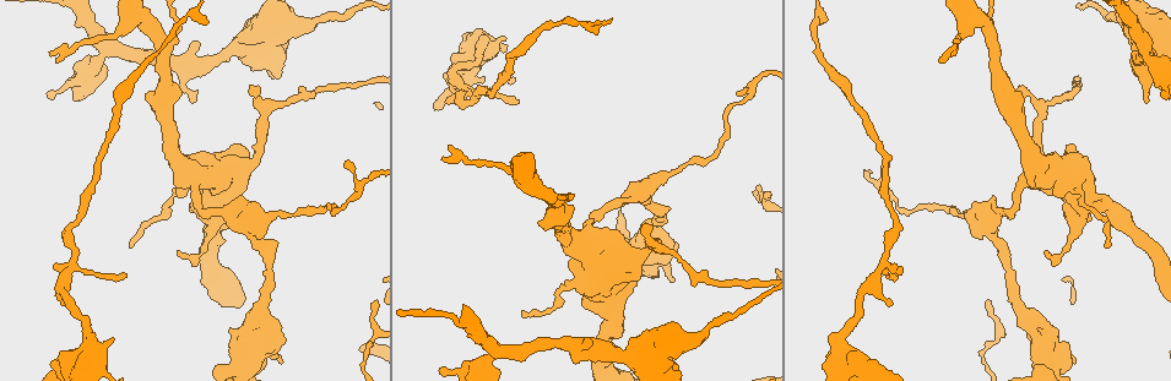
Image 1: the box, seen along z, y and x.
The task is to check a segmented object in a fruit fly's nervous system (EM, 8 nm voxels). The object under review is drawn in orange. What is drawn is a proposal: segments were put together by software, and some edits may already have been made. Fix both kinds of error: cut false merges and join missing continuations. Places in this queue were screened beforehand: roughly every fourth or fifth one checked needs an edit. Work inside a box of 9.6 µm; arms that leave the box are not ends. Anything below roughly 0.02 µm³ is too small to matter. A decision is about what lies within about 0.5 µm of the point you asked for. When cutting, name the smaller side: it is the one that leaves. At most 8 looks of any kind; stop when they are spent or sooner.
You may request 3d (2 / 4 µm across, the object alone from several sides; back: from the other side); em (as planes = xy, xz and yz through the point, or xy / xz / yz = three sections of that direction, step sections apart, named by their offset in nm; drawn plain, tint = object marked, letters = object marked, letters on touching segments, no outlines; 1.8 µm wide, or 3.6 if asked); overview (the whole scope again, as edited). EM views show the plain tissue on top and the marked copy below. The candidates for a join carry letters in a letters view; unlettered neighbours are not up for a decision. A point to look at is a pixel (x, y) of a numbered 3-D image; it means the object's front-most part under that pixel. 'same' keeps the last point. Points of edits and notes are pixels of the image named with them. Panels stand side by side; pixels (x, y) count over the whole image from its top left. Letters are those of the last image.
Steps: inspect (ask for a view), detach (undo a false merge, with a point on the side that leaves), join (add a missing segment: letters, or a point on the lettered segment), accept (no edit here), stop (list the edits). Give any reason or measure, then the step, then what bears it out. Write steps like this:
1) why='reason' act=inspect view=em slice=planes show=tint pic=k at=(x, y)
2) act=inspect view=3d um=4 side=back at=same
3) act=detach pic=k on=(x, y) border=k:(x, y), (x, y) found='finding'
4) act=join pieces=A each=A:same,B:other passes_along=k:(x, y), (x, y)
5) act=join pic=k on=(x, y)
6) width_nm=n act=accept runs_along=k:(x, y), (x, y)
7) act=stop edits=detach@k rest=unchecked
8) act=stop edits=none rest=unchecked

why='thick turns thin' act=inspect view=3d um=4 pic=1 at=(277, 27)

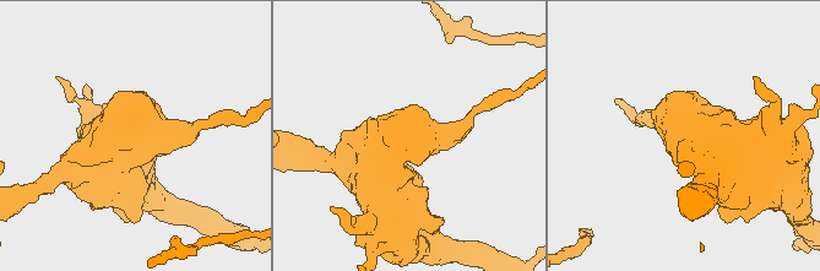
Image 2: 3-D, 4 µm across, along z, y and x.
why='need the tissue' act=inspect view=em um=3.6 slice=planes show=tint pic=2 at=(406, 139)

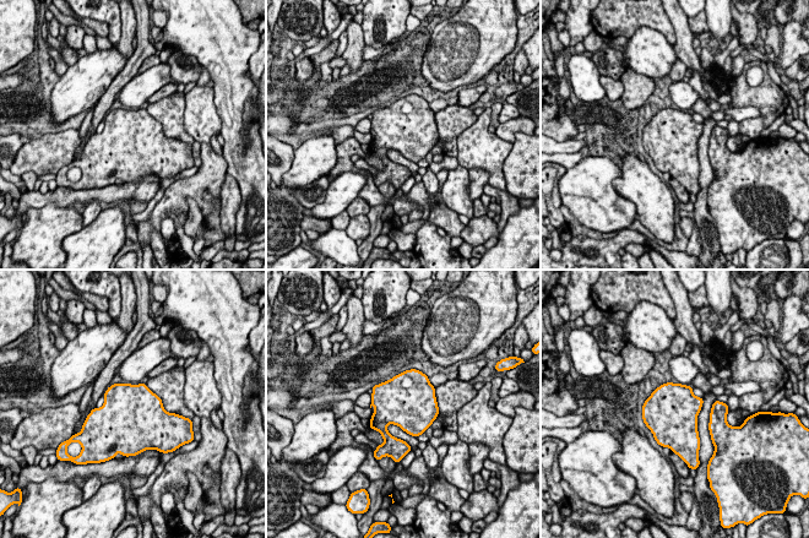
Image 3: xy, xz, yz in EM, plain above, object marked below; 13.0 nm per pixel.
why='see the neighbours' act=inspect view=em um=3.6 slice=planes show=letters at=same

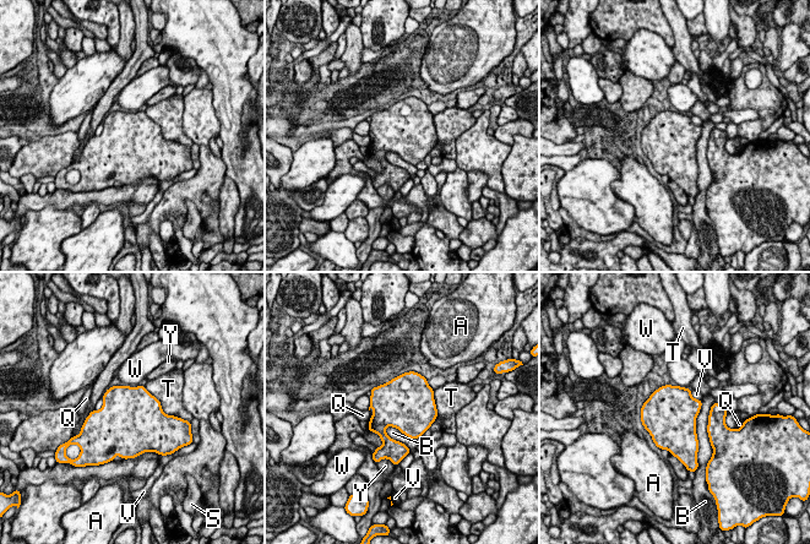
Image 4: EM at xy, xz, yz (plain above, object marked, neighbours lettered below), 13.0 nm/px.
longest_contact=T:550nm act=accept each=A:other,B:other,Q:other,S:other,T:other,V:other,W:other,Y:other border=4:(387, 425), (386, 433), (409, 450) found='one cell here'

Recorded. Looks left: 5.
why='branch stops here' act=inspect view=3d um=4 side=back pic=1 at=(193, 103)

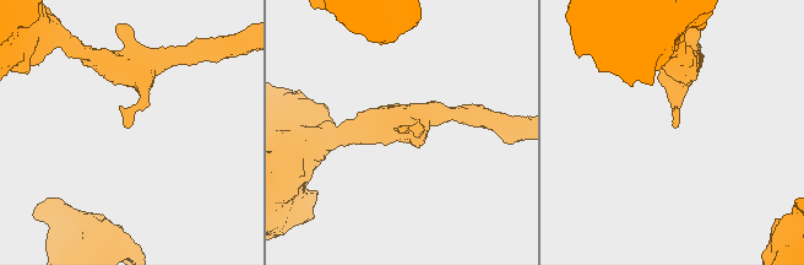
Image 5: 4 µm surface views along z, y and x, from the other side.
why='now the EM' act=inspect view=em um=3.6 slice=xz step=8 show=tint pic=5 at=(400, 129)

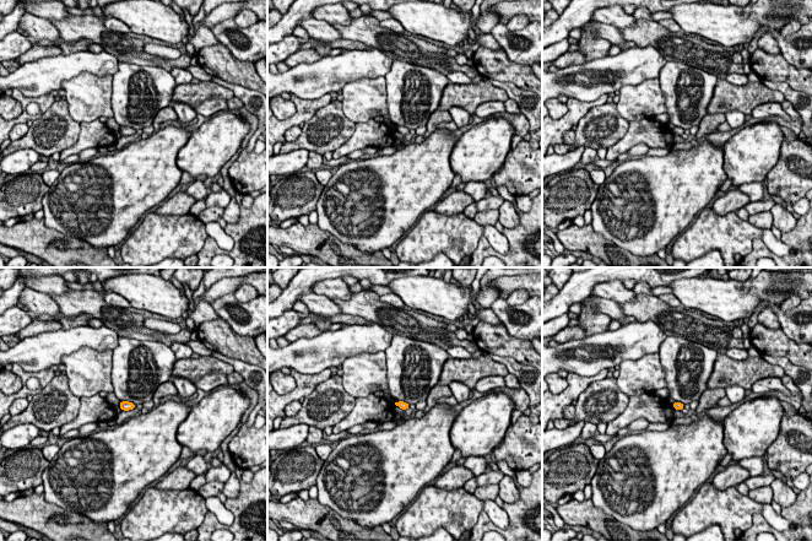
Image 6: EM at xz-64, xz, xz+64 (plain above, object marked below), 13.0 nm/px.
why='another direction' act=inspect view=em um=3.6 slice=planes show=letters at=same

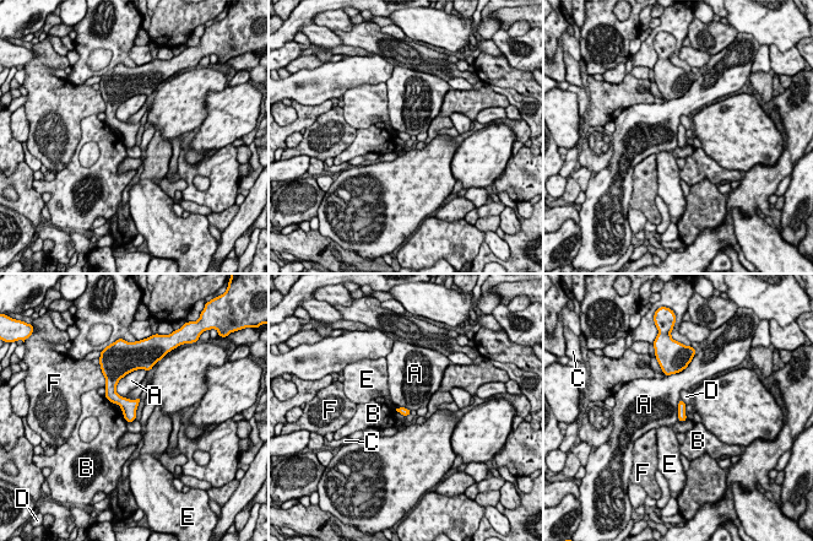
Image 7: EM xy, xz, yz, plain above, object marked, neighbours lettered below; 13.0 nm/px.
longest_contact=A:440nm act=accept each=A:other,B:other,C:other,D:other,E:other,F:other border=7:(137, 369), (119, 380), (118, 395) found='no lettered segment goes on from it'

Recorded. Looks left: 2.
why='an open end' act=inspect view=em um=3.6 slice=xy step=4 show=letters pic=1 at=(259, 88)

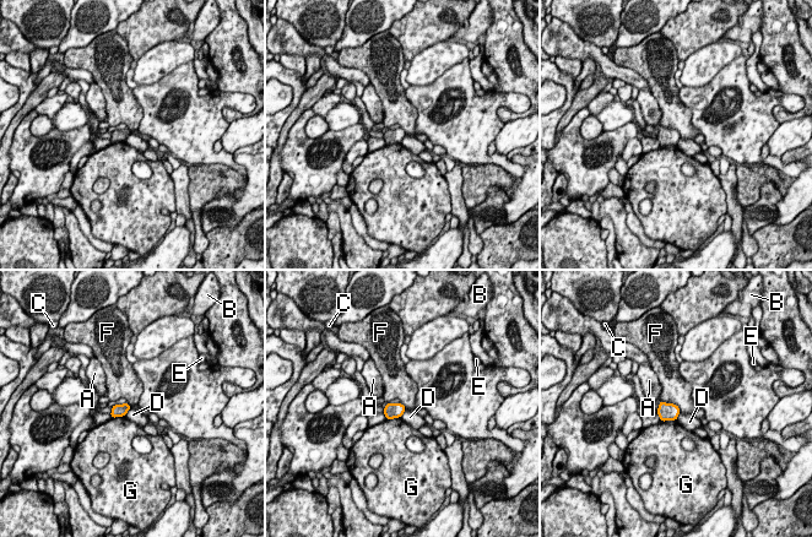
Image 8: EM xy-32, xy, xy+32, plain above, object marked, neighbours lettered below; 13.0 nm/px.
why='another direction' act=inspect view=em um=3.6 slice=planes show=letters at=same

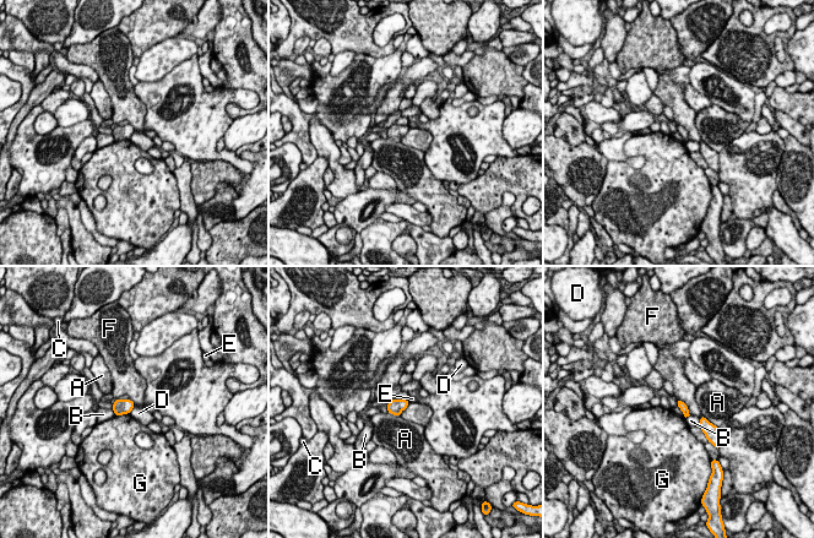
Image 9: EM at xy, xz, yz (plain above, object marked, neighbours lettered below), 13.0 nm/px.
width_nm=100 act=accept each=A:other,B:other,C:other,D:other,E:other,F:other,G:other border=9:(677, 398), (687, 406), (690, 414) found='none of them fits'

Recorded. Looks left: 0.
act=stop edits=none rest=unchecked

